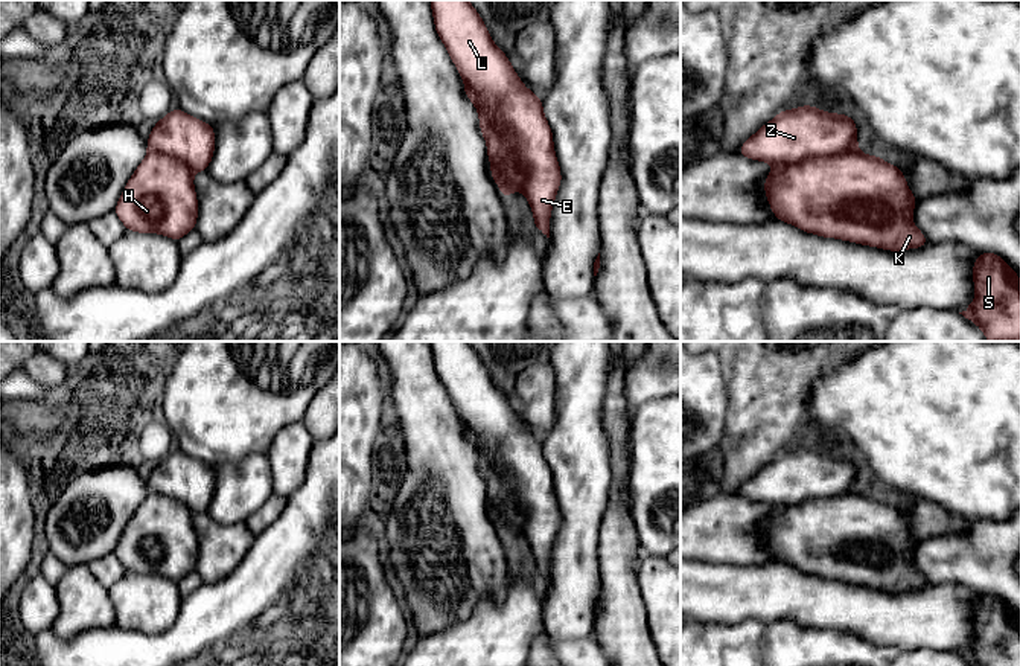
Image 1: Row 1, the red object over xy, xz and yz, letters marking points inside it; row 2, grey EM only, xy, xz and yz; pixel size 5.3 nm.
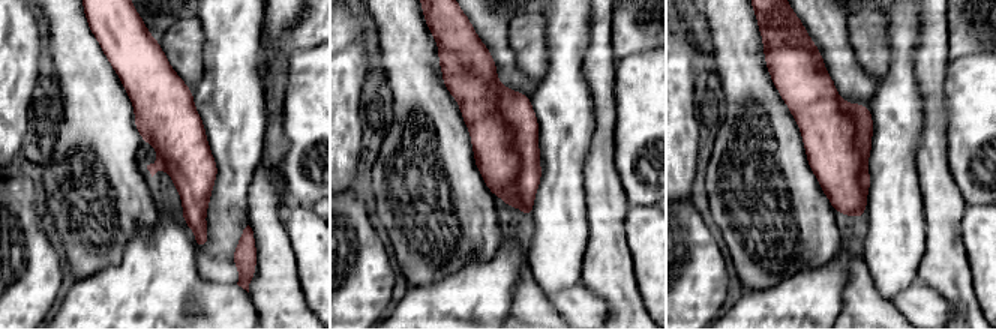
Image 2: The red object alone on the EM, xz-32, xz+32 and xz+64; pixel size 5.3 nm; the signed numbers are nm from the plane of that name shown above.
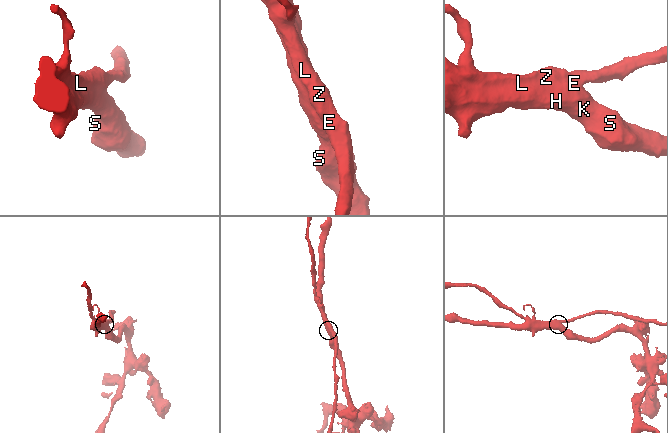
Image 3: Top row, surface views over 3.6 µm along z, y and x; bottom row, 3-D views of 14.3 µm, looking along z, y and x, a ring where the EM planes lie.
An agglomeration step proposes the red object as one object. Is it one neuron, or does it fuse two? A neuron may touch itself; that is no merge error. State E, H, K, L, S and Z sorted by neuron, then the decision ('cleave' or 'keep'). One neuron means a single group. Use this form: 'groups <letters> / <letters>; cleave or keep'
groups E H K L S Z; keep

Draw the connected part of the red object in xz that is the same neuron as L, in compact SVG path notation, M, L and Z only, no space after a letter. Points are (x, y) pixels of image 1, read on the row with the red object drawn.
M429 0L434 27L464 82L464 94L478 110L478 122L492 163L490 175L502 198L521 191L534 215L533 227L550 238L550 218L562 183L553 131L543 116L542 99L530 91L512 67L508 56L492 41L483 18L469 0Z

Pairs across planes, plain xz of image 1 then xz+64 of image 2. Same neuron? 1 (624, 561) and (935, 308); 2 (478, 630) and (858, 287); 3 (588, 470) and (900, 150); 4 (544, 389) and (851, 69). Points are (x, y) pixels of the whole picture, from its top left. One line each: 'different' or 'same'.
1: different
2: different
3: same
4: different

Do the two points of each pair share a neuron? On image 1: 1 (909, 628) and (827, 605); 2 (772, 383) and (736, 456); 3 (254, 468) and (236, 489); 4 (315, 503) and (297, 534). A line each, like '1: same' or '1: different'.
1: same
2: same
3: same
4: same

